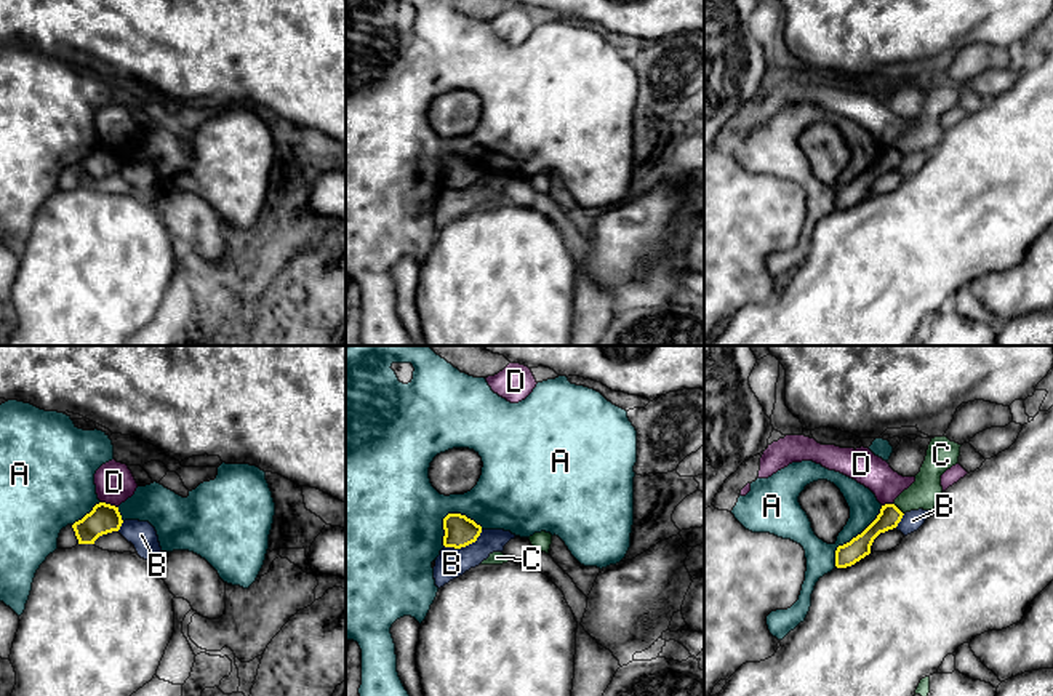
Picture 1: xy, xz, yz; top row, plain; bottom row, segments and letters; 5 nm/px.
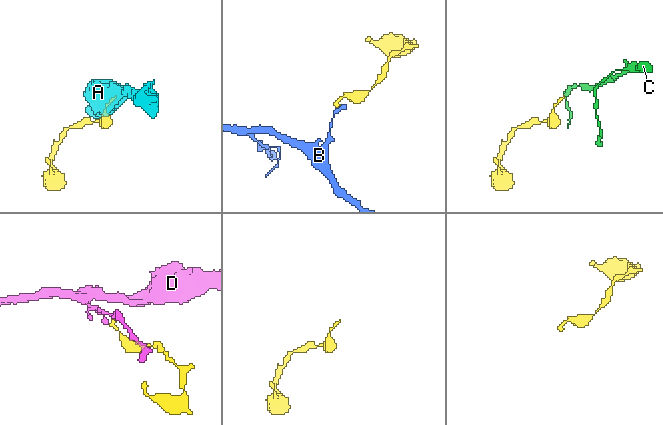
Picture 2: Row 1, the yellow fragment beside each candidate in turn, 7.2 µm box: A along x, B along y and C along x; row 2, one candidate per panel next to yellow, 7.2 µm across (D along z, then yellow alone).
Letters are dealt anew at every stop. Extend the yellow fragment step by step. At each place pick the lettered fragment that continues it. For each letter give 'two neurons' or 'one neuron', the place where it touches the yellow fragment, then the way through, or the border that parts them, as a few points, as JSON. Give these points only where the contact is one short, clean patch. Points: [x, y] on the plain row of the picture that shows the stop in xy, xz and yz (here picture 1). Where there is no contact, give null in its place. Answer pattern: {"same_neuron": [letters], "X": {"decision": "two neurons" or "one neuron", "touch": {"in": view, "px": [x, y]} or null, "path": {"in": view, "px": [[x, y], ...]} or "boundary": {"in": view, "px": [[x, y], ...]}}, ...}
{"same_neuron": [], "A": {"decision": "two neurons", "touch": {"in": "yz", "px": [853, 180]}}, "B": {"decision": "two neurons", "touch": {"in": "xz", "px": [464, 188]}, "boundary": {"in": "xz", "px": [[482, 172], [474, 183], [464, 188], [445, 189]]}}, "C": {"decision": "two neurons", "touch": {"in": "yz", "px": [898, 151]}, "boundary": {"in": "yz", "px": [[893, 144], [903, 156]]}}, "D": {"decision": "two neurons", "touch": {"in": "xy", "px": [109, 146]}}}

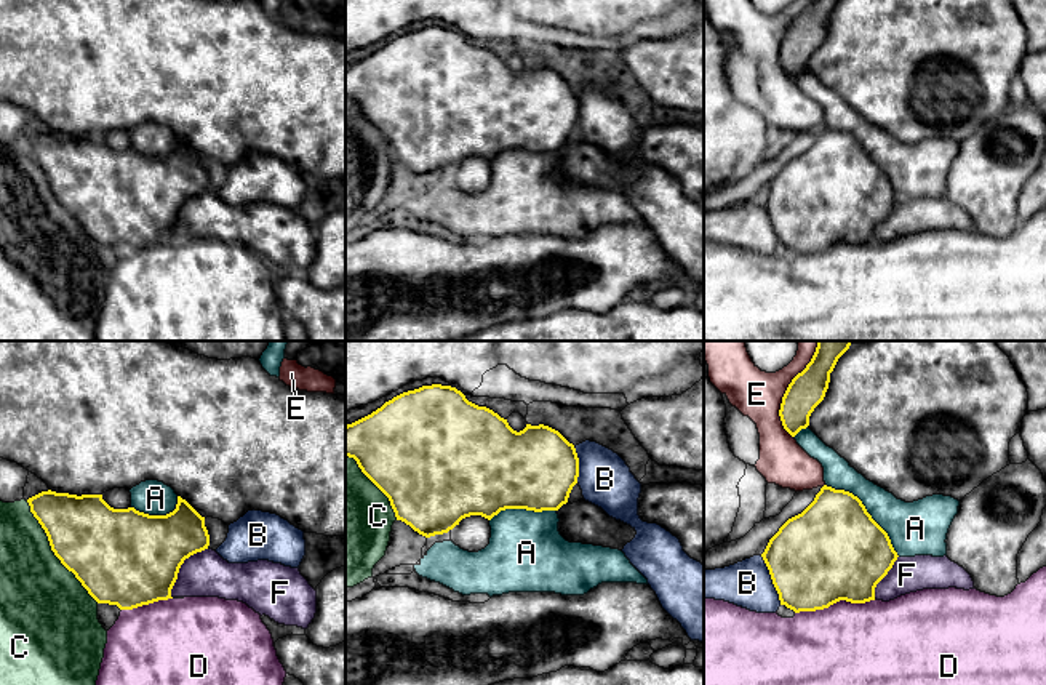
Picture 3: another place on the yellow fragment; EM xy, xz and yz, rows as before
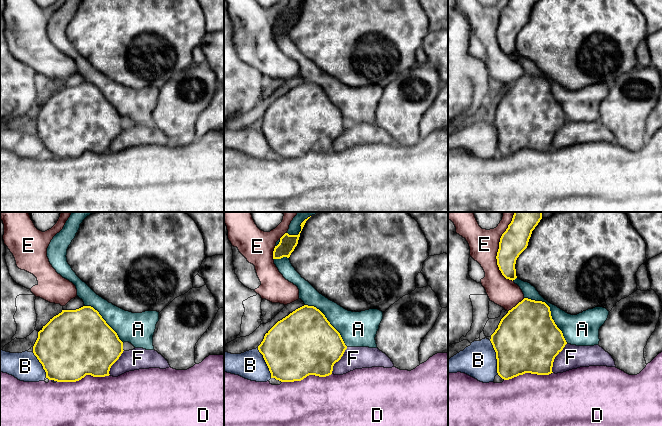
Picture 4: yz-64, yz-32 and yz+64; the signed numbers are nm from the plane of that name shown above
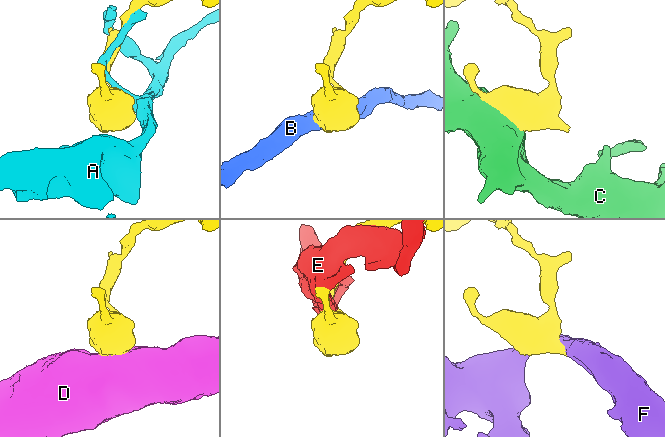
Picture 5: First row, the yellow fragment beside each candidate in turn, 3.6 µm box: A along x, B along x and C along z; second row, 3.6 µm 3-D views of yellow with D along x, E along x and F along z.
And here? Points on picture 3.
{"same_neuron": ["F"], "A": {"decision": "two neurons", "touch": {"in": "yz", "px": [866, 152]}}, "B": {"decision": "two neurons", "touch": {"in": "yz", "px": [771, 220]}}, "C": {"decision": "two neurons", "touch": {"in": "xy", "px": [53, 192]}}, "D": {"decision": "two neurons", "touch": {"in": "yz", "px": [835, 244]}}, "E": {"decision": "two neurons", "touch": {"in": "yz", "px": [782, 40]}}, "F": {"decision": "one neuron", "touch": {"in": "xy", "px": [179, 208]}}}

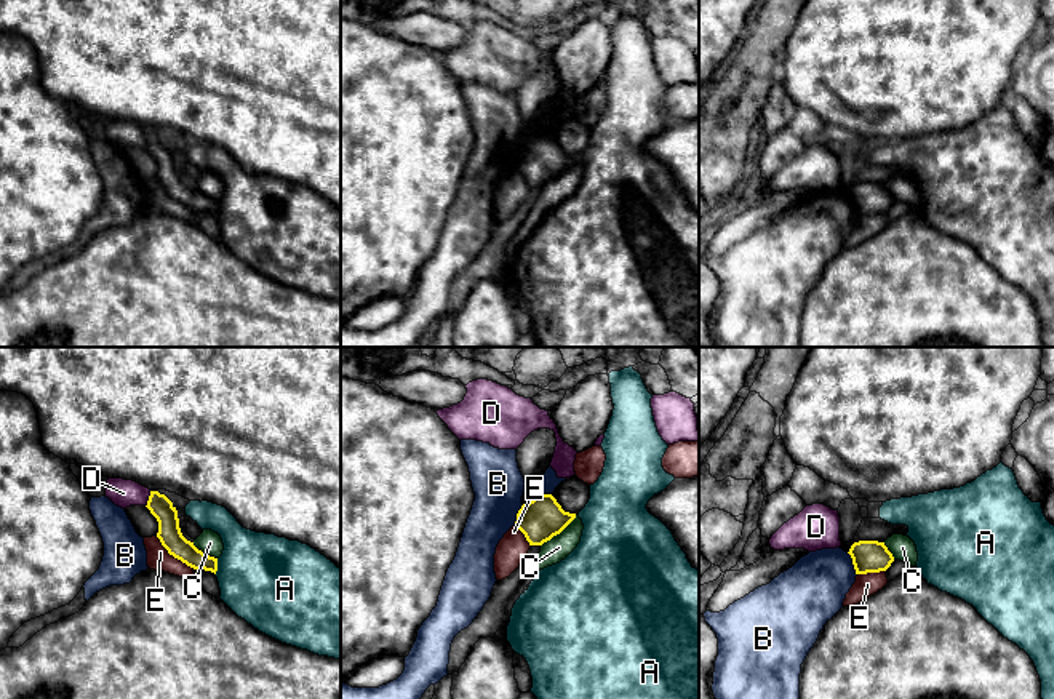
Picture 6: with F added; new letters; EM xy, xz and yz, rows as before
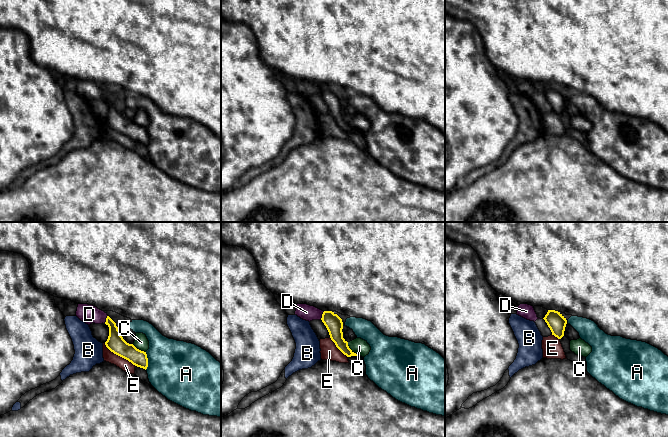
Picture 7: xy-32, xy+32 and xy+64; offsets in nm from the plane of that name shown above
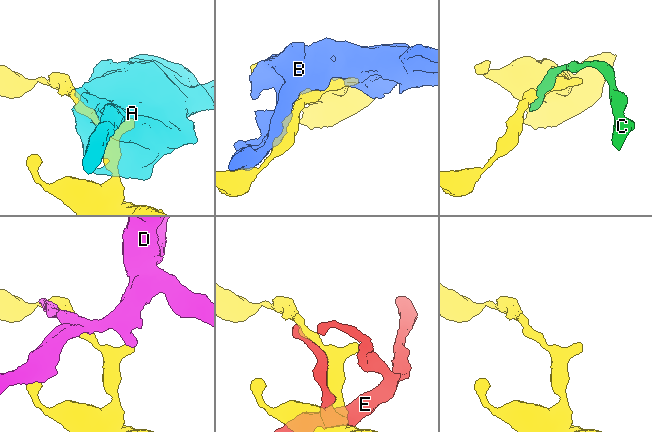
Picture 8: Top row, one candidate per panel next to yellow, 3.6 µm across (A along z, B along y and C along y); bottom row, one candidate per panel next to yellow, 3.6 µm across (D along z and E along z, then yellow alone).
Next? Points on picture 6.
{"same_neuron": [], "A": {"decision": "two neurons", "touch": {"in": "xy", "px": [216, 208]}}, "B": {"decision": "two neurons", "touch": {"in": "yz", "px": [853, 205]}}, "C": {"decision": "two neurons", "touch": {"in": "xz", "px": [558, 175]}, "boundary": {"in": "xz", "px": [[576, 157], [541, 187]]}}, "D": {"decision": "two neurons", "touch": {"in": "xy", "px": [149, 141]}}, "E": {"decision": "two neurons", "touch": {"in": "xy", "px": [173, 197]}}}

